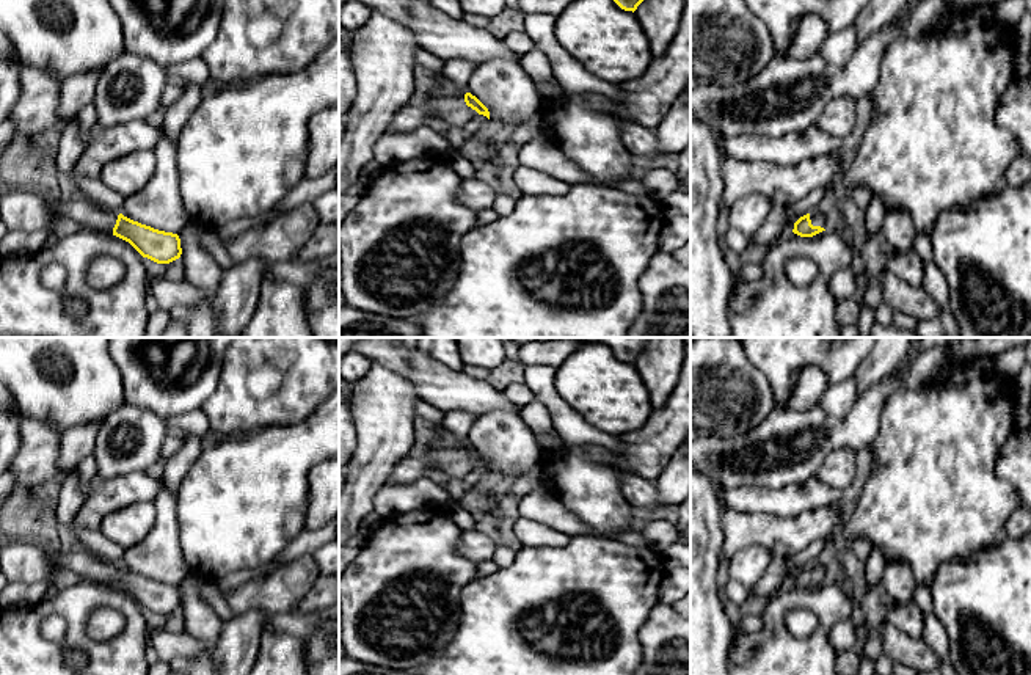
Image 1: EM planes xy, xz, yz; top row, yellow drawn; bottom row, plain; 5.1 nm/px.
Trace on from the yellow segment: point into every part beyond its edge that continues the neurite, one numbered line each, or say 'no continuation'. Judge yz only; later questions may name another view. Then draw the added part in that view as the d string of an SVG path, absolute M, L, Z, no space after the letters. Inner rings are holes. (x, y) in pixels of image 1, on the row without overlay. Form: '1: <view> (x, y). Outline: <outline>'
1: yz (818, 570). Outline: M810 564L810 571L813 578L821 578L824 581L827 581L827 576L832 573L832 568L827 565L821 565L821 564Z

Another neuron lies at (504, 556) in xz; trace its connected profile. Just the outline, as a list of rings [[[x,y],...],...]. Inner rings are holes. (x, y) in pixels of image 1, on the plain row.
[[[501,543],[491,560],[499,568],[507,568],[515,562],[515,559],[516,559],[516,551],[513,551],[508,545]]]

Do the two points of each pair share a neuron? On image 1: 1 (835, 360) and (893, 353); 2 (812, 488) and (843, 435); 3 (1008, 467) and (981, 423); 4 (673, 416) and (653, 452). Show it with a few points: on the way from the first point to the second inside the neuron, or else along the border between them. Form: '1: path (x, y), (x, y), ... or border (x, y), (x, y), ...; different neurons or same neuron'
1: border (870, 353), (851, 375); different neurons
2: border (815, 476), (780, 488); different neurons
3: border (1014, 429), (995, 467), (1012, 487); different neurons
4: path (667, 426), (655, 443); same neuron

